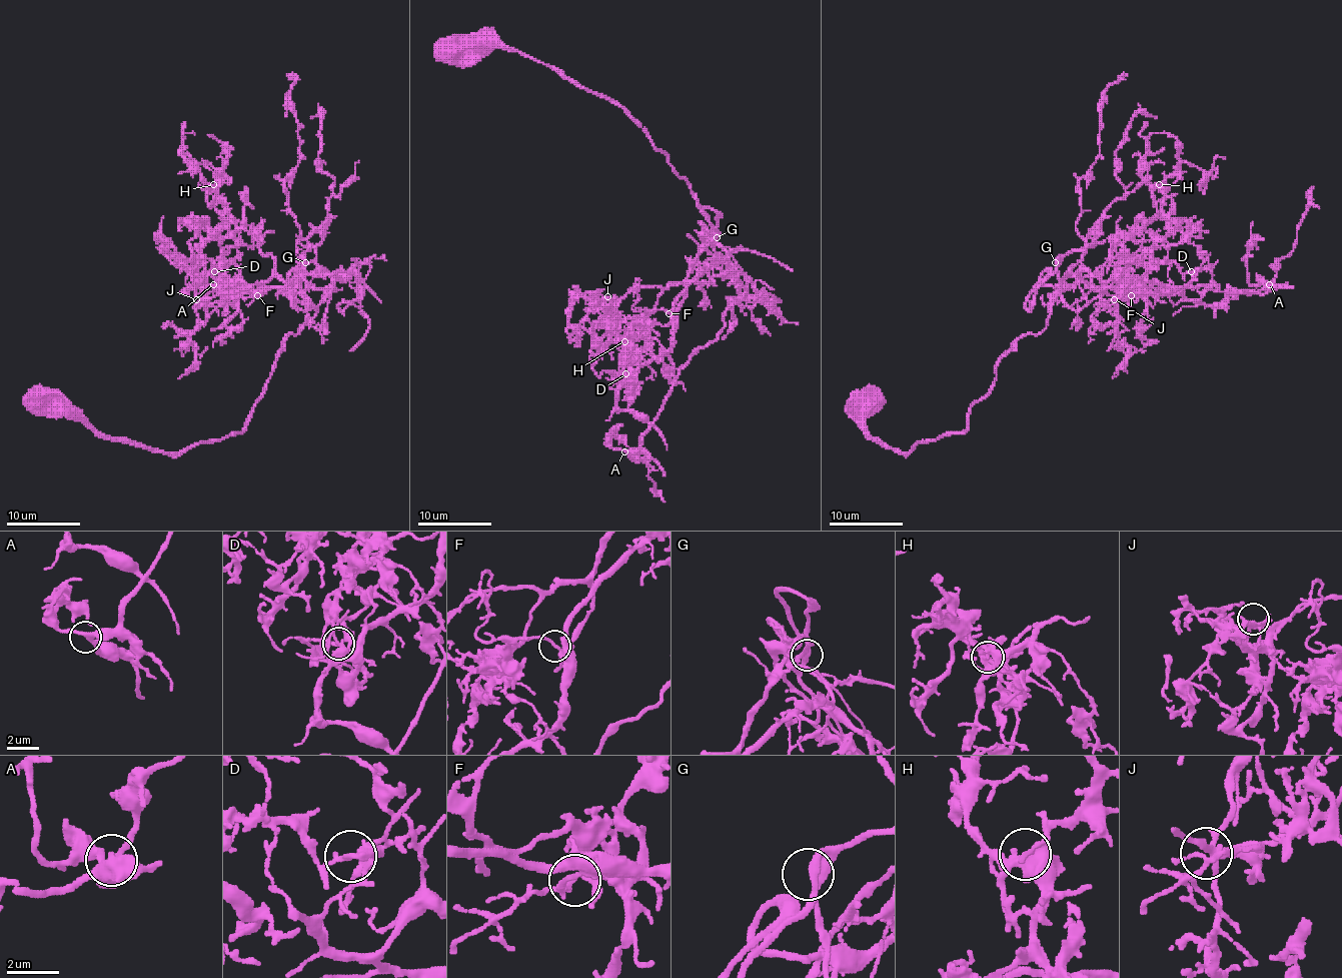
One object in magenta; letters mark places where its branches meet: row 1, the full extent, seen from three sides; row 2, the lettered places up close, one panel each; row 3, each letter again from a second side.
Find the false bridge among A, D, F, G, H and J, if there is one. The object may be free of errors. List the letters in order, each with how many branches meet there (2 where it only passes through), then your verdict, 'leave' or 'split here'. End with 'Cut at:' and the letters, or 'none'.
A: 3 branches meet; leave
D: 2 branches meet; split here
F: 2 branches meet; leave
G: 2 branches meet; leave
H: 3 branches meet; leave
J: 3 branches meet; leave
Cut at: D

